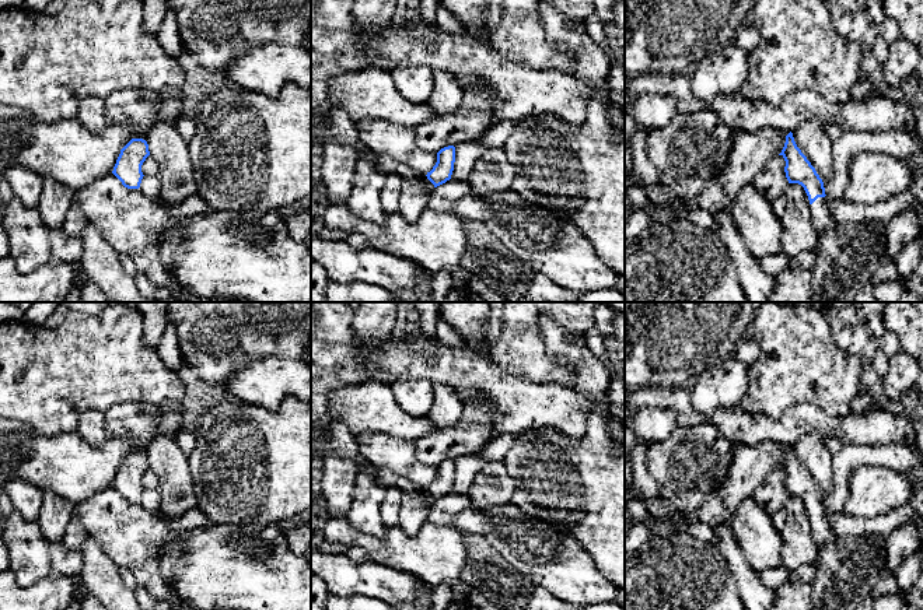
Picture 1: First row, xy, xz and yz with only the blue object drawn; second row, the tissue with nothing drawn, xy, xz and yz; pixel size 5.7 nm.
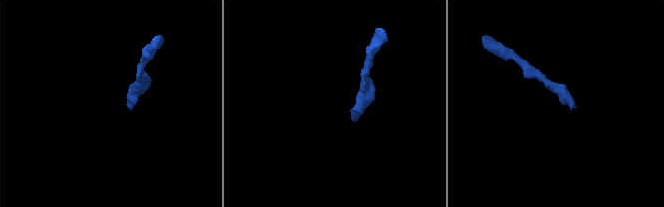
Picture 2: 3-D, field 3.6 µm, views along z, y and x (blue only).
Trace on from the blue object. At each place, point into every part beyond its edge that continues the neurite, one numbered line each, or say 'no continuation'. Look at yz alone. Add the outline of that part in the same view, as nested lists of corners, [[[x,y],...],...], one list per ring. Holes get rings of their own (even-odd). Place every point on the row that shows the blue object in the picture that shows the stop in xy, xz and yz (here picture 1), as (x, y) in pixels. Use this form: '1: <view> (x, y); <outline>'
1: yz (824, 221); [[[826,196],[818,197],[811,204],[811,213],[812,213],[812,220],[814,220],[818,235],[821,235],[835,227],[836,221],[831,214],[829,199]]]

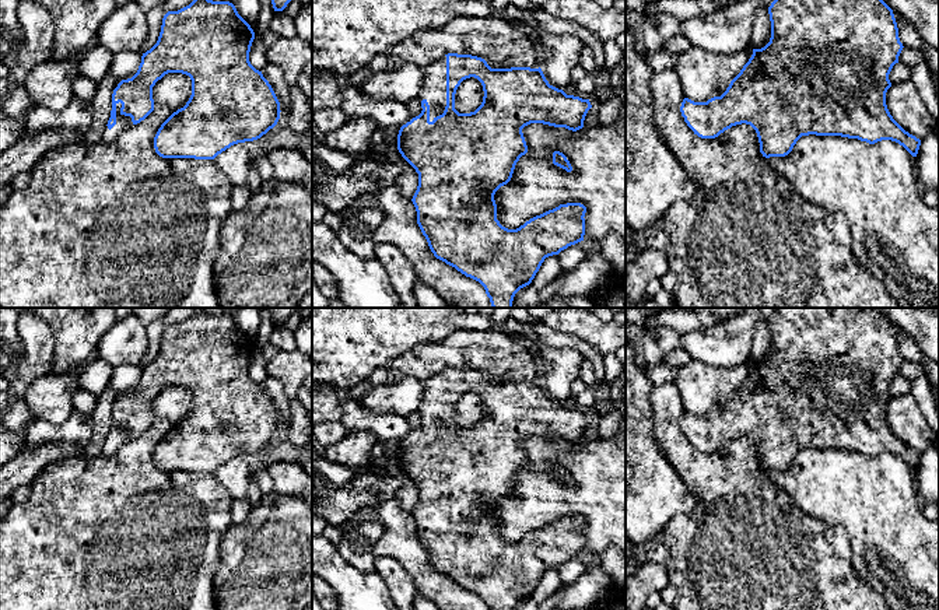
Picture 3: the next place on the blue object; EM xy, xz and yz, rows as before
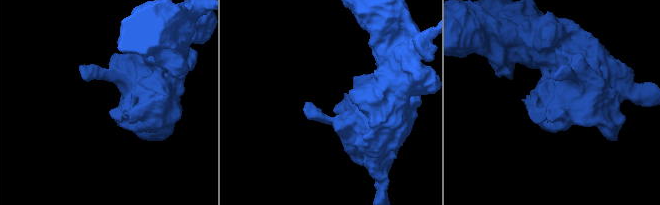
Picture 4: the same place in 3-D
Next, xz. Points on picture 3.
1: xz (434, 87); [[[446,56],[424,67],[424,81],[418,99],[430,105],[430,122],[442,115],[446,106]]]

